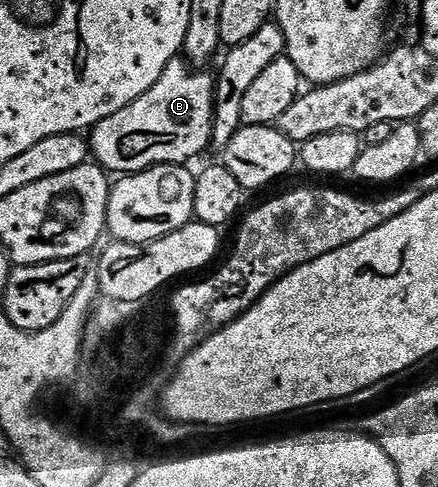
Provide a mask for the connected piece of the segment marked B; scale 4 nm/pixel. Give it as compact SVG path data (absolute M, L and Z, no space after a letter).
M178 59L167 63L163 75L139 99L127 103L123 111L115 111L107 119L94 125L87 140L91 150L91 157L102 169L113 175L128 175L141 173L150 169L152 165L185 165L192 157L197 157L206 148L210 148L213 140L213 119L215 116L215 102L217 90L215 77L211 73L196 73L190 62Z

